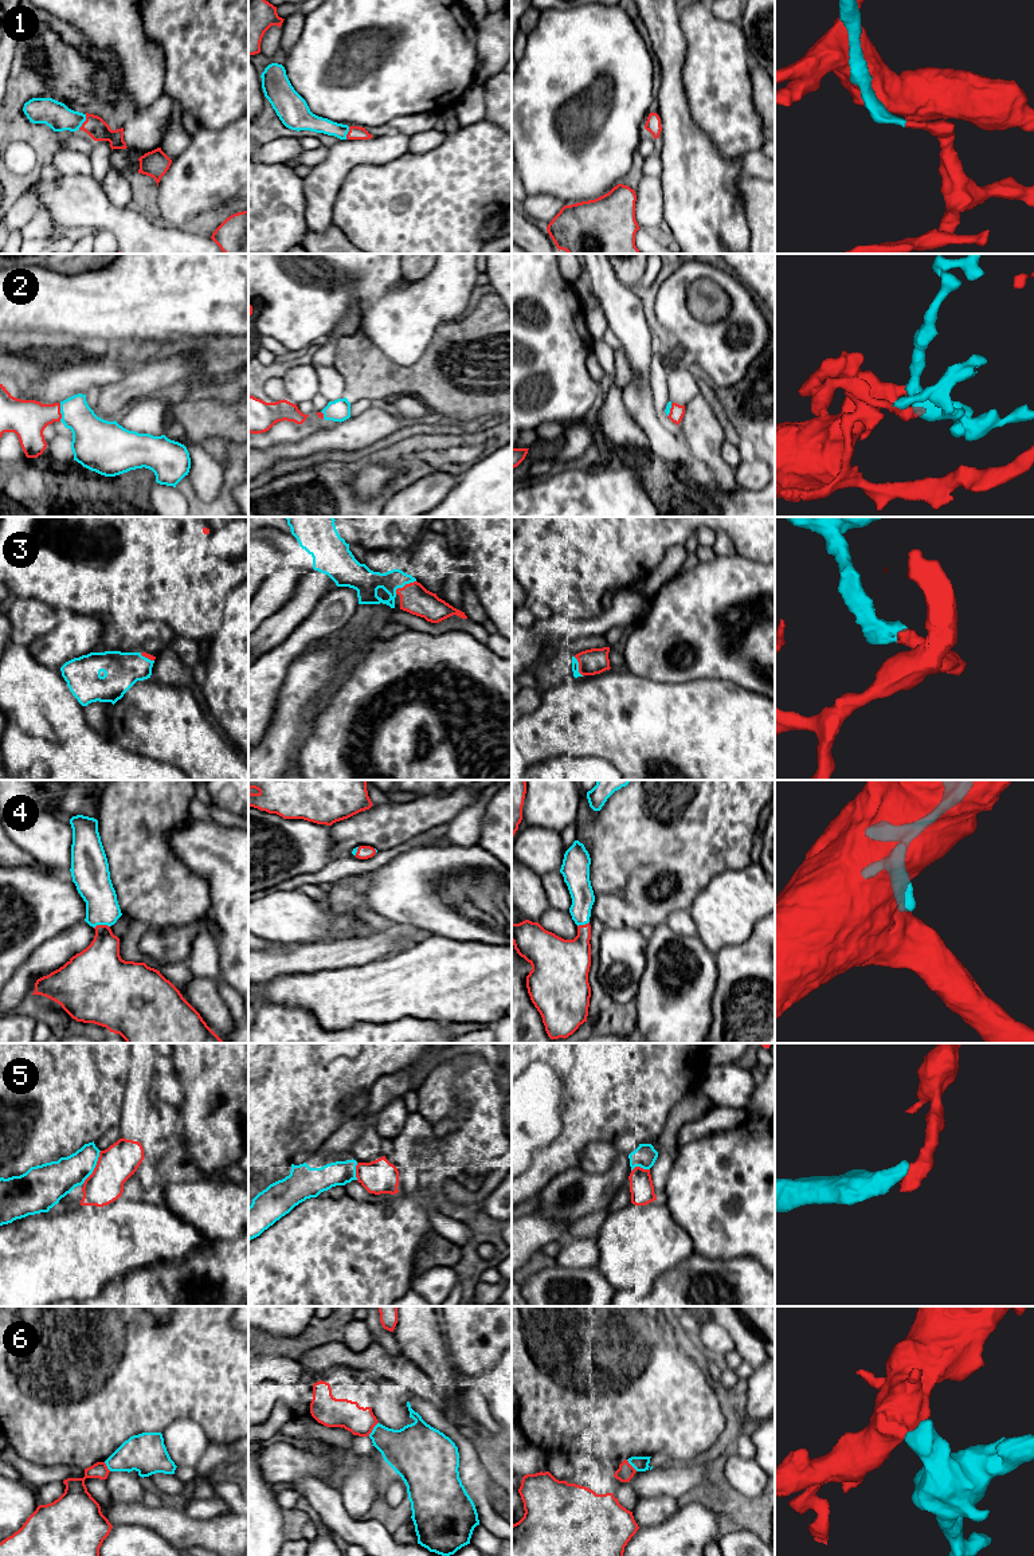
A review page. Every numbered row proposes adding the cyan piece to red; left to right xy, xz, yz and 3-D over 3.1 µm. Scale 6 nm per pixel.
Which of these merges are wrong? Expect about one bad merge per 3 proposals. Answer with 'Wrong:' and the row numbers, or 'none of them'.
Wrong: 5, 6

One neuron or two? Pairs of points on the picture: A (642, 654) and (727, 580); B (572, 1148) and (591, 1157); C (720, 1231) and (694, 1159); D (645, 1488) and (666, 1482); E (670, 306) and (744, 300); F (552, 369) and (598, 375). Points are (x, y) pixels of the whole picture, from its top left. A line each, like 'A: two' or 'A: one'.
A: one
B: two
C: one
D: one
E: one
F: two

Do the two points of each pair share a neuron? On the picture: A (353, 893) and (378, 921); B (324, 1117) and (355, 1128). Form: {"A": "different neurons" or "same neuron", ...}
{"A": "different neurons", "B": "different neurons"}

